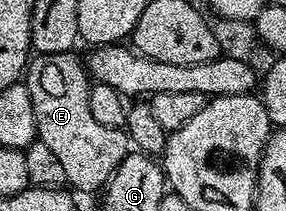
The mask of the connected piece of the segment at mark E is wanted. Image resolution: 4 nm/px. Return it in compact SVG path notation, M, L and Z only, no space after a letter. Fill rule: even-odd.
M72 51L32 56L27 62L25 84L29 96L33 98L33 115L37 115L37 140L51 148L53 156L62 164L67 185L72 190L80 189L83 193L98 194L111 180L111 176L127 154L132 152L133 146L130 136L122 128L102 126L90 113L90 91L93 82L87 72L84 58L78 57L77 54L78 52Z

